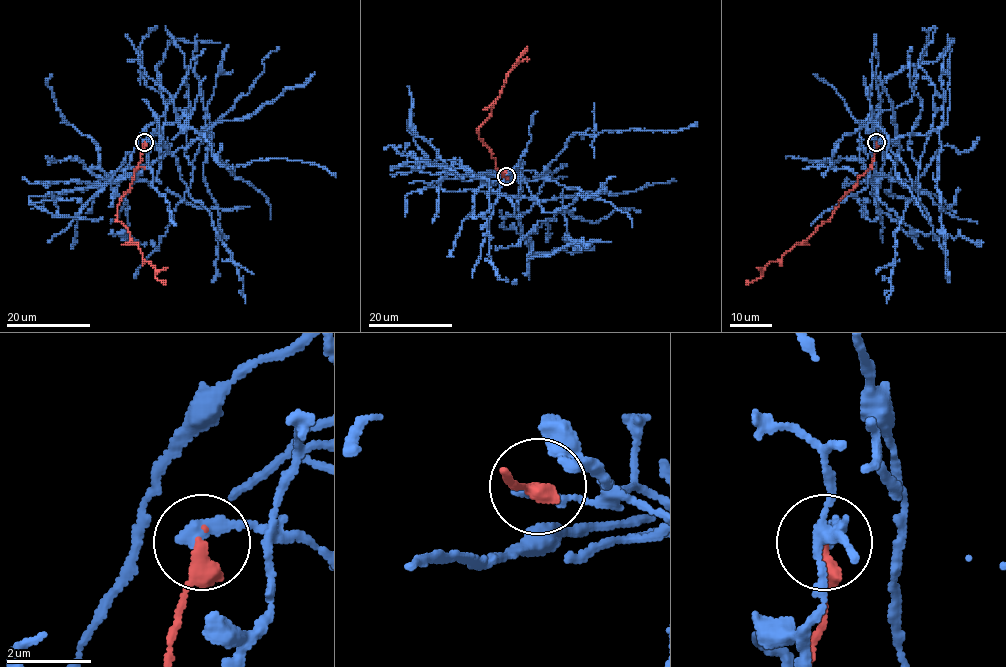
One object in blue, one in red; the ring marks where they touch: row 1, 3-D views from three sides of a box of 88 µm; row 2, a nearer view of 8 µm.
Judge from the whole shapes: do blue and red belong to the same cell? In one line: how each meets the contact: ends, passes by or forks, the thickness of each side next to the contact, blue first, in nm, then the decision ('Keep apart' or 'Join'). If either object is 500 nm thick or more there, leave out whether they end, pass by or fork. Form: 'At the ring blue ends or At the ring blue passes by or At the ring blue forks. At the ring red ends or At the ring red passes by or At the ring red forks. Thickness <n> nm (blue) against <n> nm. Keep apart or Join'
At the ring blue ends. At the ring red ends. Thickness 340 nm (blue) against 400 nm. Keep apart

